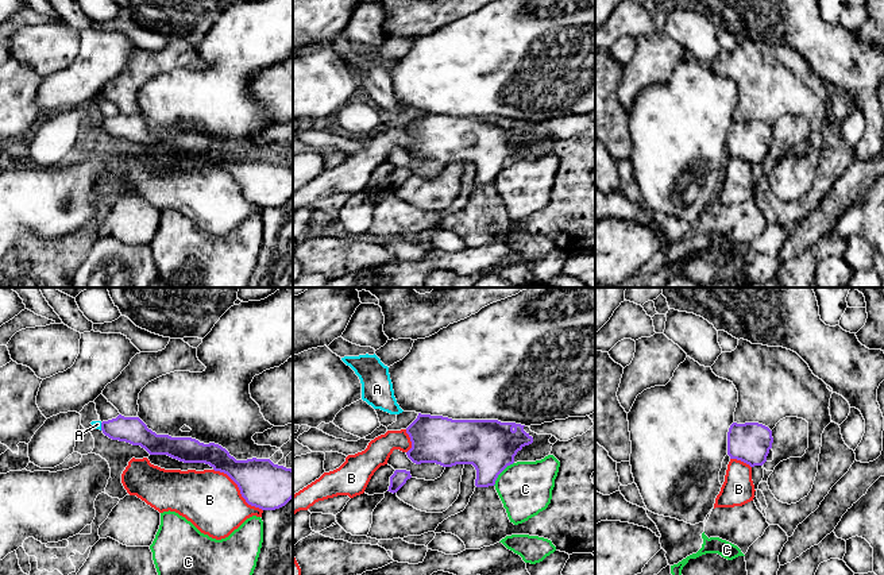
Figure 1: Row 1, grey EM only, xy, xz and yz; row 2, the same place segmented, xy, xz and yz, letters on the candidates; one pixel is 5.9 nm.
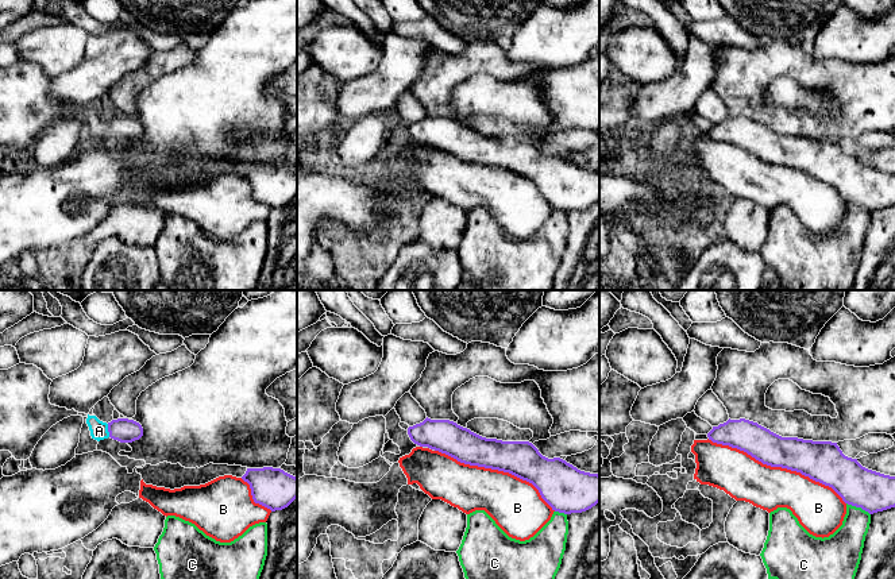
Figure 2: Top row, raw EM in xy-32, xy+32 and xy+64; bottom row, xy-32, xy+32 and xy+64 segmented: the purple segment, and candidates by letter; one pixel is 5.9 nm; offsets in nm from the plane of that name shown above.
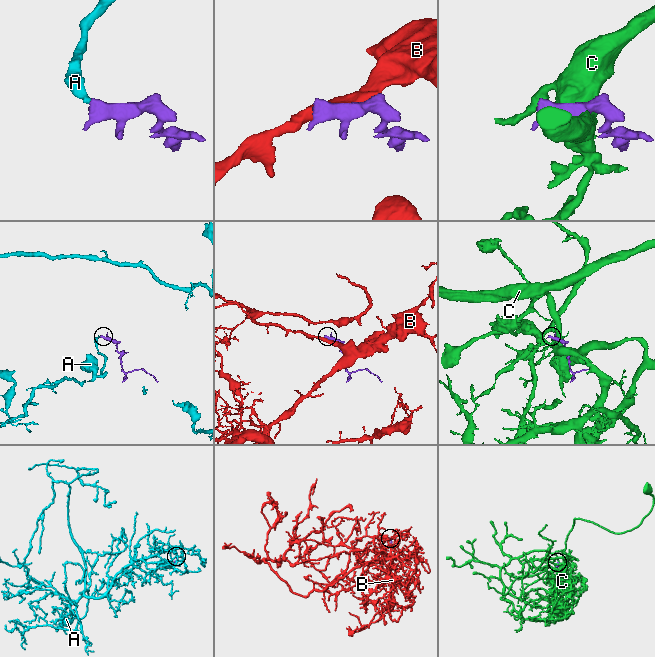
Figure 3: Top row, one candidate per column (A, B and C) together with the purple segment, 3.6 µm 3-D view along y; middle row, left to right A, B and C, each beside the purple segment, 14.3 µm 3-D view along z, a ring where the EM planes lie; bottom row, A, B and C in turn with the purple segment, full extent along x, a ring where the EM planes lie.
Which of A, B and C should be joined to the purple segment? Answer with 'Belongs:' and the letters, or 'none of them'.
Belongs: A

